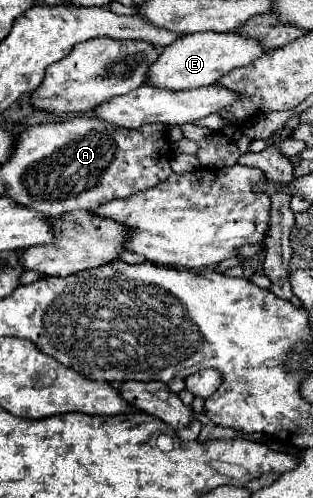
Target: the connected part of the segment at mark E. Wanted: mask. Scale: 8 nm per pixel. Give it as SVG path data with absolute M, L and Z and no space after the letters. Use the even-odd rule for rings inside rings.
M205 31L197 35L185 35L177 39L177 43L167 45L159 59L153 63L149 71L149 81L155 87L163 89L193 89L201 85L213 85L221 79L221 75L227 75L229 71L237 67L247 67L253 63L253 59L259 59L265 55L265 47L257 43L257 39L249 39L247 35L237 35L237 33L217 33L217 31Z

